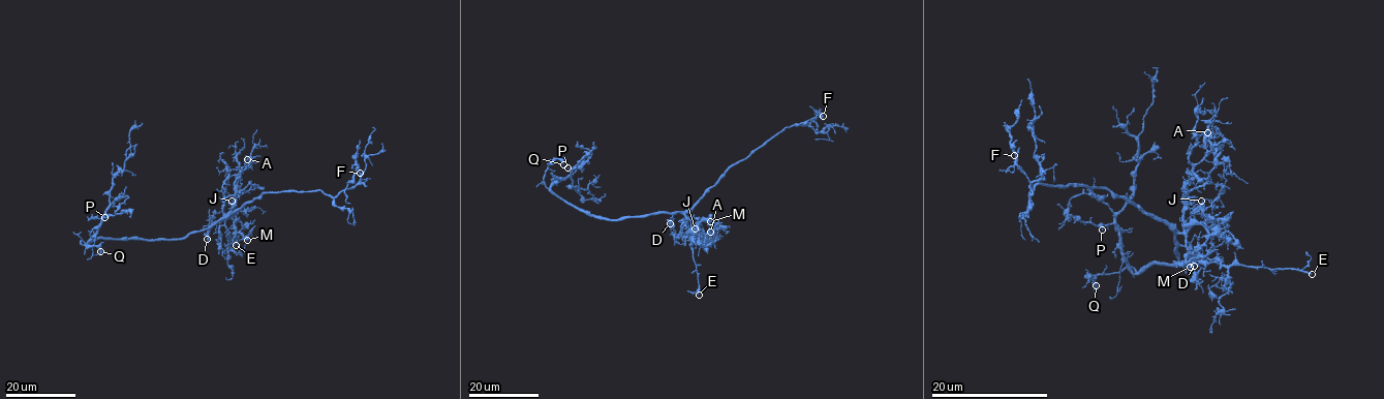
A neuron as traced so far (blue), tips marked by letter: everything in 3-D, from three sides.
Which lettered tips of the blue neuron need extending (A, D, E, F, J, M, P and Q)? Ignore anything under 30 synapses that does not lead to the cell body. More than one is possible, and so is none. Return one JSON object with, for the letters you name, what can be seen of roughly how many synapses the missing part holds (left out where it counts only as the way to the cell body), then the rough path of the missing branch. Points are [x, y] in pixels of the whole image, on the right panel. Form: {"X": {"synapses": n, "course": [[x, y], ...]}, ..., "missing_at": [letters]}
{"missing_at": ["E"]}

